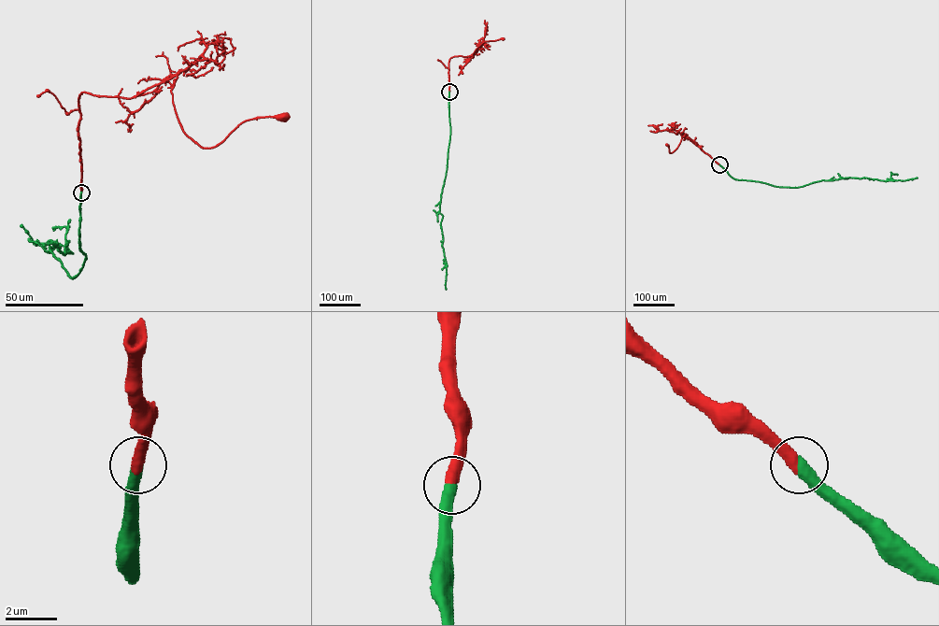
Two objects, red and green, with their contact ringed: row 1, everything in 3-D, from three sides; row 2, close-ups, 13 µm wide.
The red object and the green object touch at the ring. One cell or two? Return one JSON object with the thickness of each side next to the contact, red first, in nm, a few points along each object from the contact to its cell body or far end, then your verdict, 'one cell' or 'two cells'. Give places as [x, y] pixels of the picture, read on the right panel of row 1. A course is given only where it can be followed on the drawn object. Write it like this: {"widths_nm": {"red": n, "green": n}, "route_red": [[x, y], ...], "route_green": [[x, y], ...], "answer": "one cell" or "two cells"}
{"widths_nm": {"red": 480, "green": 480}, "route_red": [[719, 164], [696, 143], [684, 139], [681, 134], [679, 144], [672, 152], [667, 145]], "route_green": [[719, 164], [734, 178], [784, 187], [848, 177], [885, 181], [917, 177]], "answer": "one cell"}

